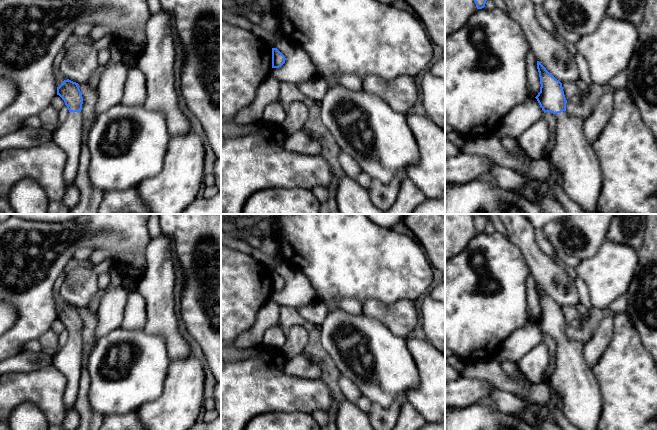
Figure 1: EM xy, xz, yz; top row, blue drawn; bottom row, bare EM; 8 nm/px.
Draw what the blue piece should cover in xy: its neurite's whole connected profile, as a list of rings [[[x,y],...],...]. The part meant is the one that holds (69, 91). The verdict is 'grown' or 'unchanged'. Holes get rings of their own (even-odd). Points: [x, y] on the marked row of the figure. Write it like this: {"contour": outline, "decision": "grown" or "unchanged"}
{"contour": [[[67,79],[57,87],[57,95],[64,100],[69,110],[67,119],[53,133],[53,140],[67,155],[64,168],[66,184],[75,184],[83,144],[83,117],[81,113],[83,97],[78,85],[78,83]]], "decision": "grown"}

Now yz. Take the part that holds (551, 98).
{"contour": [[[537,61],[540,92],[535,97],[545,112],[556,115],[556,136],[552,163],[563,178],[567,196],[586,212],[595,214],[602,187],[601,166],[584,135],[584,118],[566,111],[567,100],[562,83]]], "decision": "grown"}

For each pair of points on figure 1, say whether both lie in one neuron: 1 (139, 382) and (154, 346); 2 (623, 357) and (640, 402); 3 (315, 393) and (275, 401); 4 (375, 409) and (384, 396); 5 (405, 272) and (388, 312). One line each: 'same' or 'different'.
1: same
2: same
3: same
4: different
5: different

